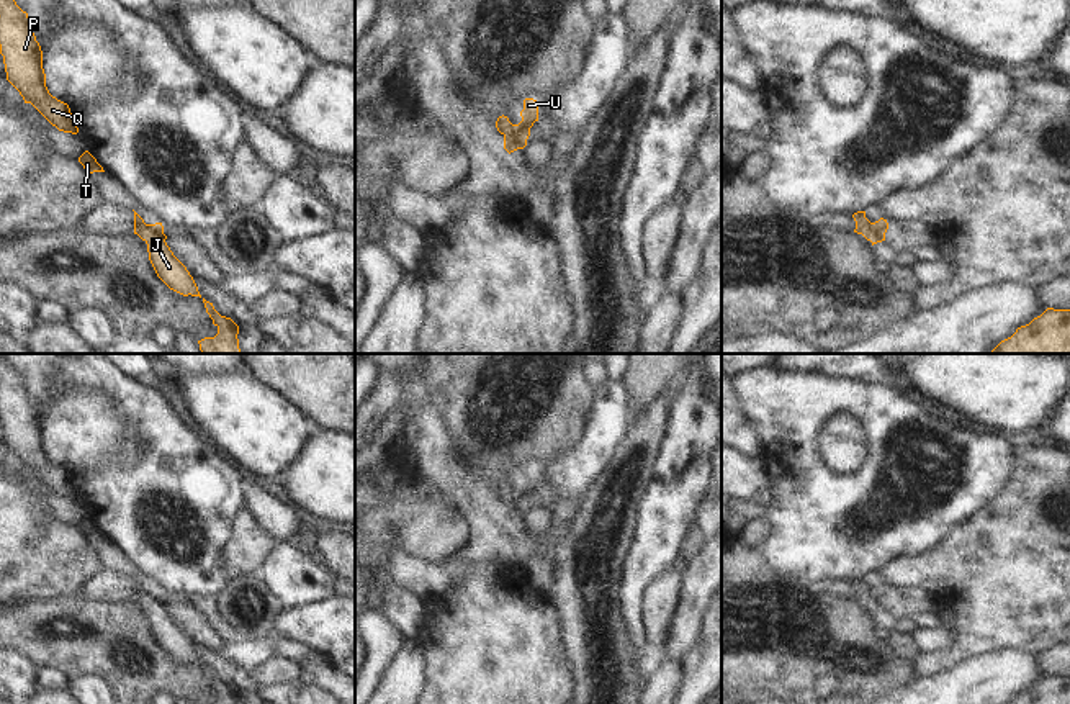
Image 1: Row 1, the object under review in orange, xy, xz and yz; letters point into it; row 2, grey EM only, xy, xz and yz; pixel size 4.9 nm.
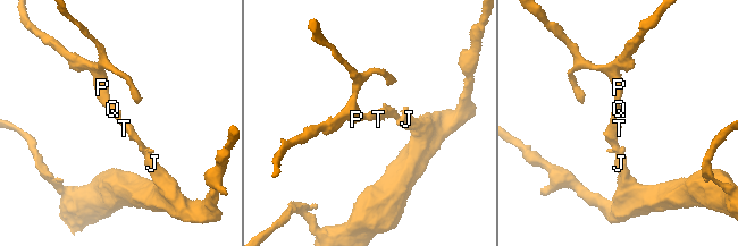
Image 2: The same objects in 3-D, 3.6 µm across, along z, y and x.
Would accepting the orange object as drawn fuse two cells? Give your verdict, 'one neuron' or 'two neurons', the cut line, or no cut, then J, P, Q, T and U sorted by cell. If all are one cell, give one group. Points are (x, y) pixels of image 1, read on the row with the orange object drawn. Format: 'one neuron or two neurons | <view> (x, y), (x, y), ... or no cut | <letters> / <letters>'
one neuron | no cut | J P Q T U

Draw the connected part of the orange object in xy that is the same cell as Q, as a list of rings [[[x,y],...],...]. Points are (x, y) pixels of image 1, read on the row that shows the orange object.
[[[0,0],[0,54],[7,80],[20,92],[25,103],[31,103],[59,131],[77,134],[79,128],[69,105],[52,97],[46,87],[41,46],[31,29],[28,13],[15,0]]]

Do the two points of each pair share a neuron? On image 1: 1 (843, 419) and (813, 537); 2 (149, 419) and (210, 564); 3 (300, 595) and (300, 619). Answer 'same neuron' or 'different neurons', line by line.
1: different neurons
2: same neuron
3: different neurons

